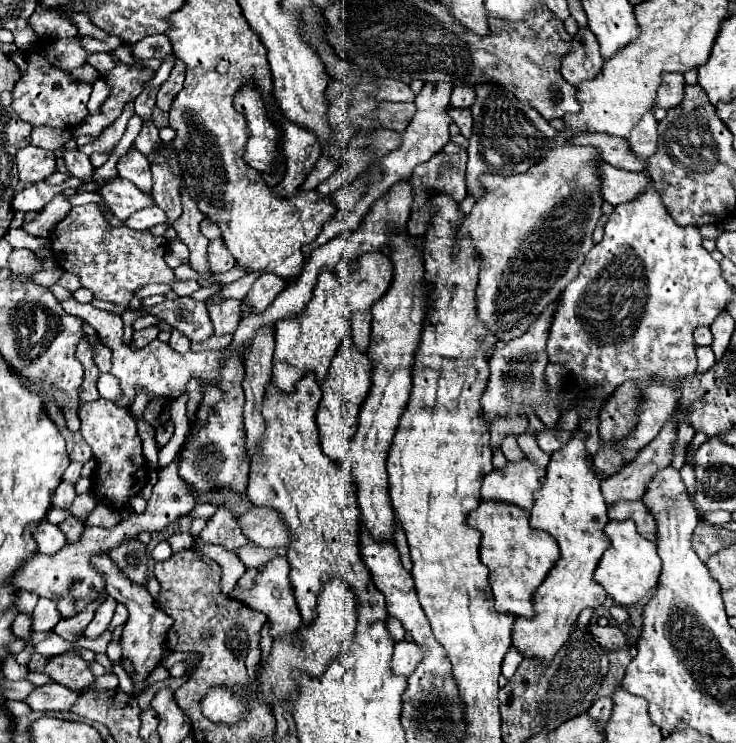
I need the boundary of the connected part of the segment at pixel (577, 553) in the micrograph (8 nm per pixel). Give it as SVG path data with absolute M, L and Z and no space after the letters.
M576 428L568 444L554 452L546 468L544 484L538 494L534 494L534 508L530 512L530 526L548 532L560 546L560 560L552 566L550 574L536 590L534 610L536 616L526 622L526 618L516 618L512 630L512 646L516 646L526 658L554 658L560 646L566 642L580 610L598 608L606 600L606 590L592 580L592 574L606 550L610 546L604 526L608 518L602 518L602 510L608 506L600 492L600 480L592 472L592 460L586 452L586 434Z

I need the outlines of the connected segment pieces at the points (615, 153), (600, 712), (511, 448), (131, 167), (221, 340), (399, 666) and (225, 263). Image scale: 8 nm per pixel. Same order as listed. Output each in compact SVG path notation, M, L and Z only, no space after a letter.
M580 134L570 140L570 144L582 144L582 142L594 146L598 150L598 156L604 162L608 162L616 168L642 172L642 166L638 166L638 158L634 160L634 154L630 154L630 150L626 150L626 144L622 142L622 138L610 136L610 134Z
M602 696L602 698L598 698L598 700L592 704L592 708L588 710L588 714L590 714L592 718L598 718L600 722L606 722L606 720L610 718L610 714L612 714L612 708L614 708L612 698L610 698L610 696Z
M508 436L508 438L502 442L500 450L504 452L504 456L506 456L510 462L520 462L520 460L524 458L524 452L520 450L520 446L518 446L518 442L516 442L516 436Z
M130 150L118 160L118 174L136 186L140 186L142 192L150 192L152 188L152 174L150 174L150 162L148 156L144 156L138 150Z
M214 336L214 338L208 338L208 340L206 340L206 342L202 342L202 344L192 344L192 348L196 352L202 352L202 350L212 350L212 348L226 350L230 342L232 342L232 336Z
M402 640L394 646L394 656L392 656L390 666L392 666L394 674L400 674L400 676L408 678L416 670L420 660L422 660L422 650L414 642L404 642Z
M212 240L208 244L208 266L210 272L228 272L230 268L236 266L232 254L226 250L222 240Z

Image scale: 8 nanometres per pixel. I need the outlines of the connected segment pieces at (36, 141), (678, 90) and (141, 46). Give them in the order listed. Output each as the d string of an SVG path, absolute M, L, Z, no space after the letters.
M38 126L32 130L32 144L38 148L44 148L44 150L52 150L52 152L64 147L71 137L71 132L54 130L48 126Z
M664 74L662 84L658 86L654 108L676 108L684 98L684 76L682 74Z
M154 34L154 36L148 36L148 38L140 40L136 46L132 46L132 52L140 60L156 58L156 60L162 62L162 60L172 56L172 44L170 44L166 34Z

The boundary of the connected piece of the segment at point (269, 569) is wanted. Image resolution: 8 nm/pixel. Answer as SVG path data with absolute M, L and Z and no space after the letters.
M276 556L270 562L262 564L256 568L256 578L254 578L254 586L252 588L242 588L238 582L234 584L230 596L236 600L242 600L246 606L260 610L268 616L270 624L272 624L272 636L274 634L282 634L282 630L296 630L302 624L298 606L296 606L296 598L294 598L294 590L290 584L290 566L286 556Z

